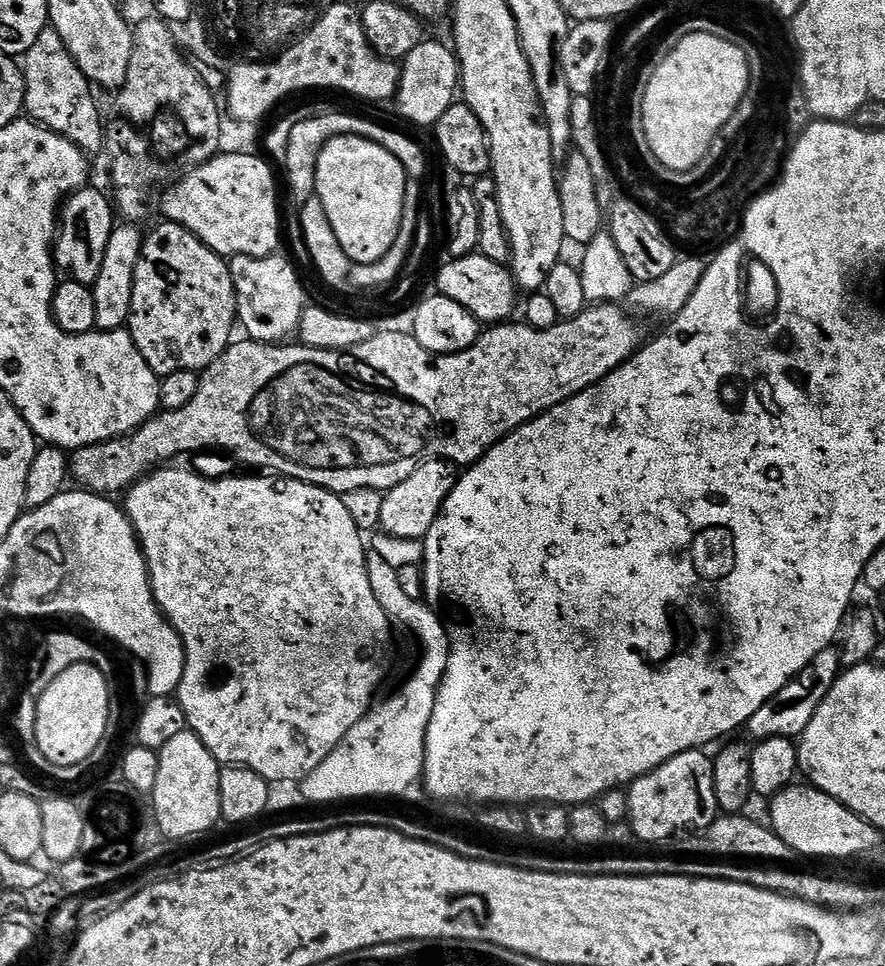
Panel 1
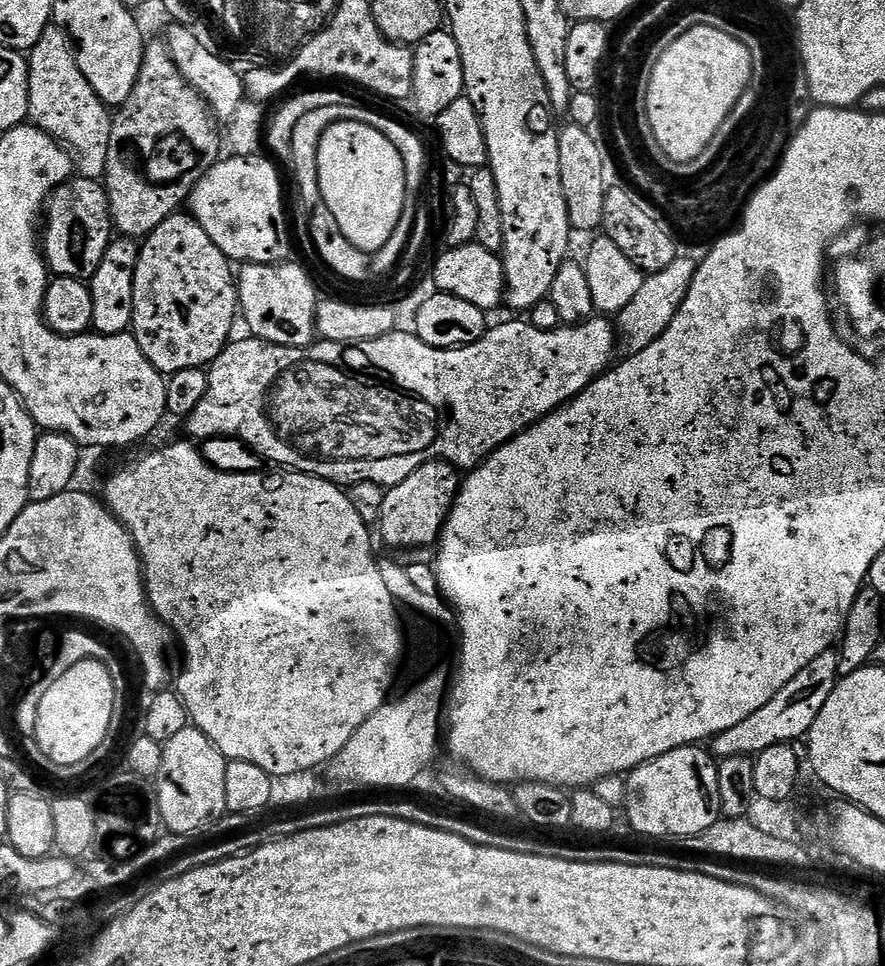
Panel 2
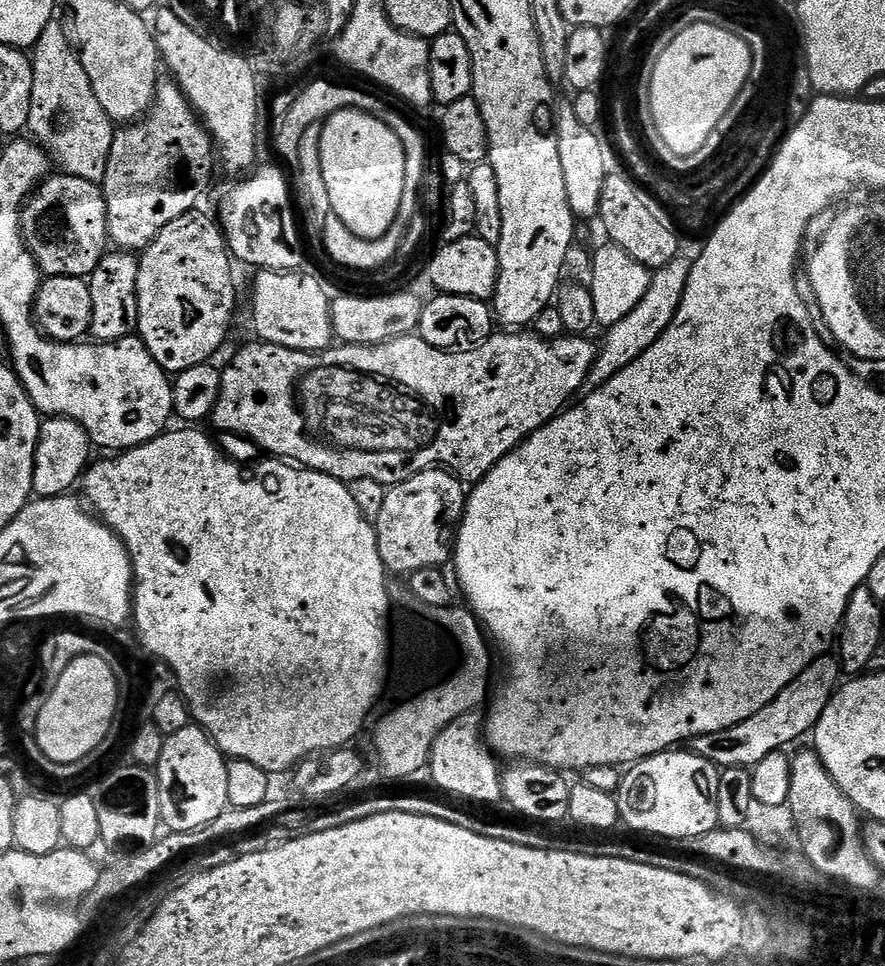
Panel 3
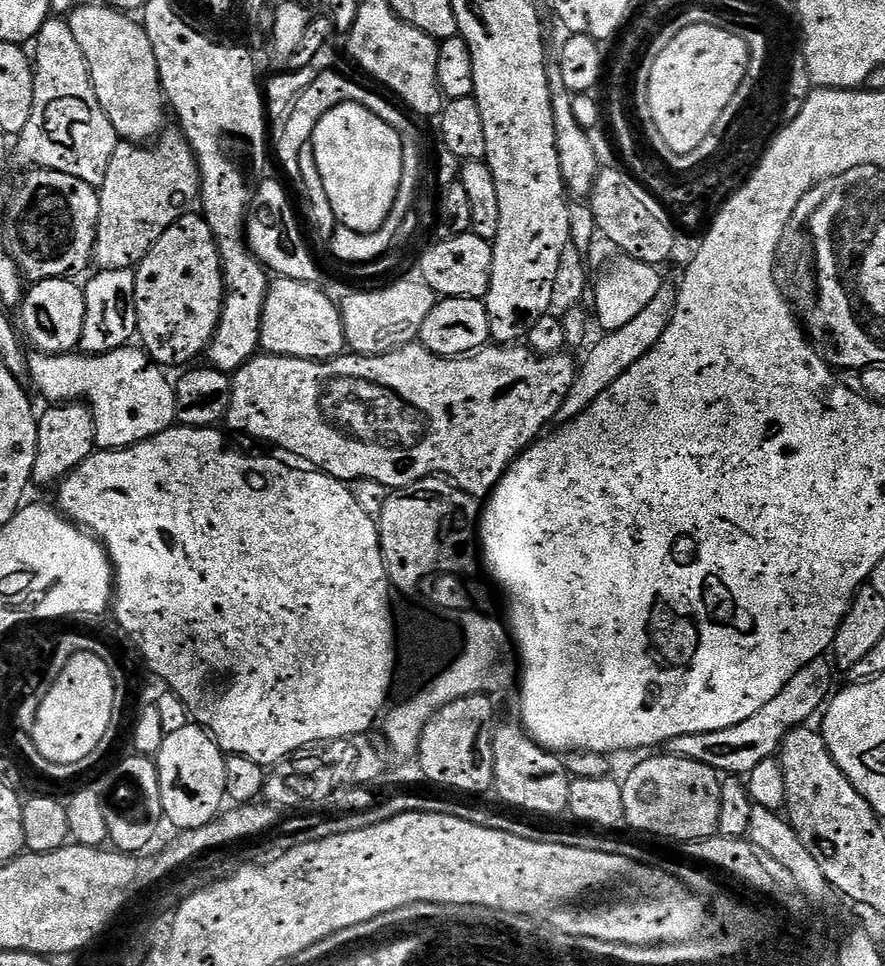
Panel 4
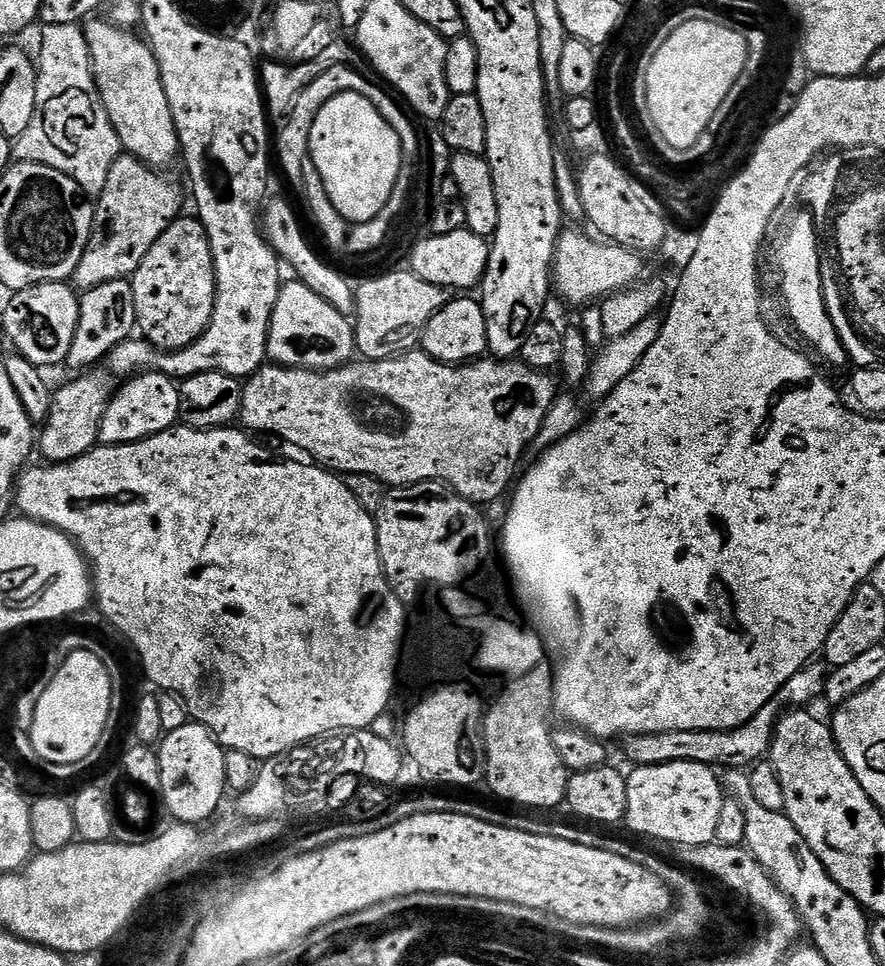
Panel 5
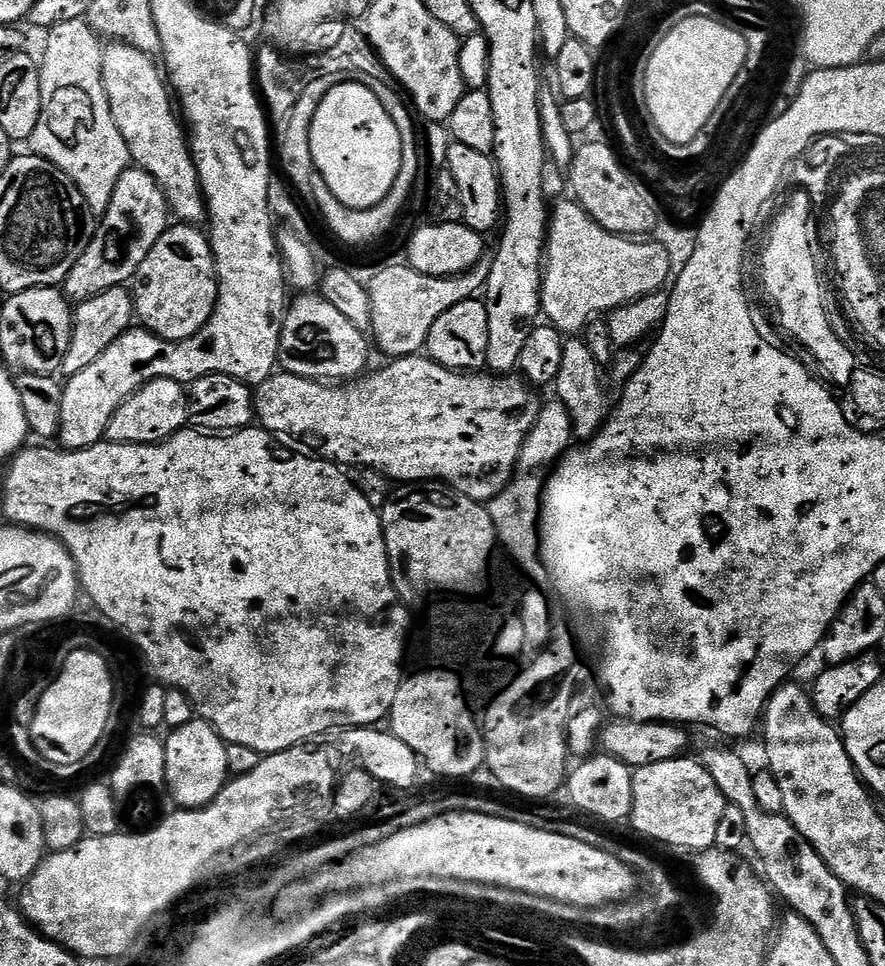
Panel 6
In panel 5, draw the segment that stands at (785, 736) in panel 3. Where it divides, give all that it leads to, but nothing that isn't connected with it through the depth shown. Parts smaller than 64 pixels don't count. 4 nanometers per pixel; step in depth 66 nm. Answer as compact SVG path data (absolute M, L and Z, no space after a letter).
M813 662L798 674L794 674L794 678L790 678L790 682L786 682L786 686L782 686L782 690L776 694L776 697L770 702L766 702L766 706L762 706L762 710L758 710L758 714L754 714L754 718L750 718L750 722L725 732L670 730L669 732L623 737L622 744L624 744L625 754L628 755L629 765L662 766L670 762L694 762L695 764L715 766L720 770L743 769L745 766L755 765L769 755L776 724L786 709L803 709L810 705L808 703L811 700L817 699L819 701L824 695L824 684L827 681L828 672L825 665L820 662Z

